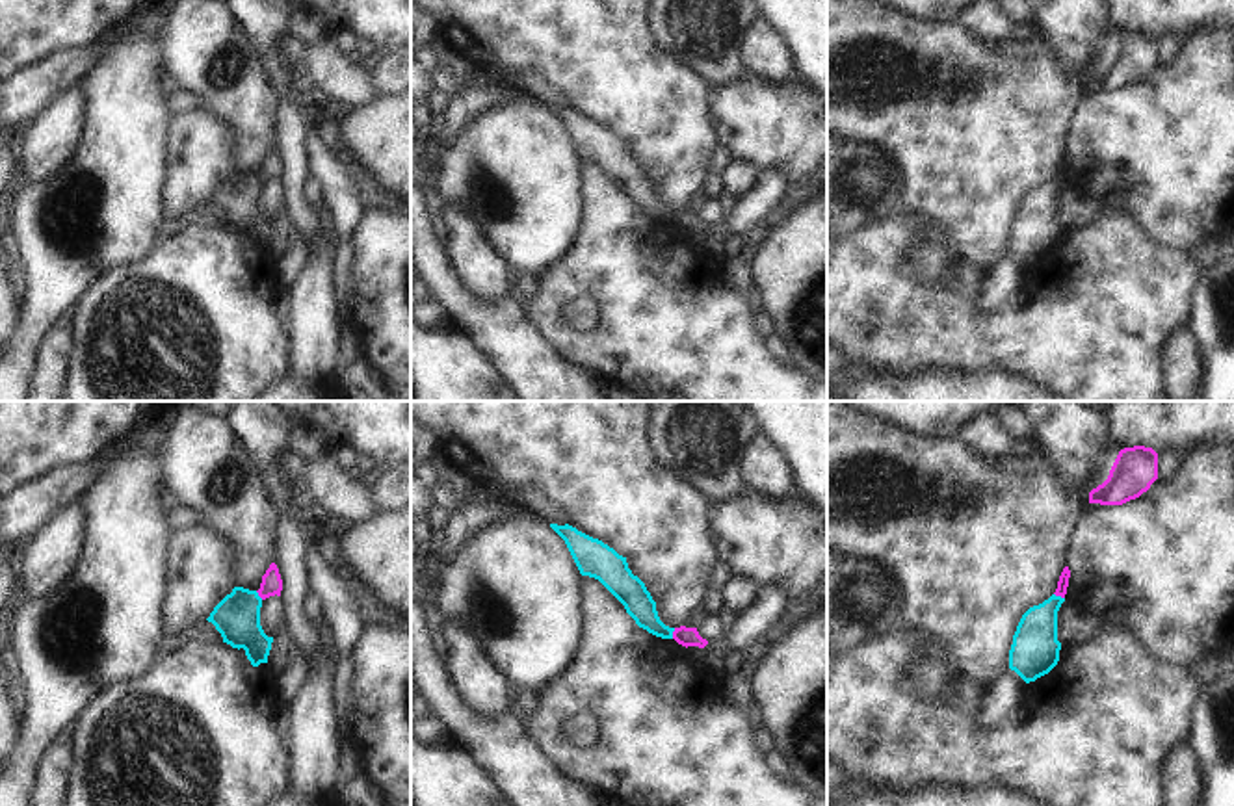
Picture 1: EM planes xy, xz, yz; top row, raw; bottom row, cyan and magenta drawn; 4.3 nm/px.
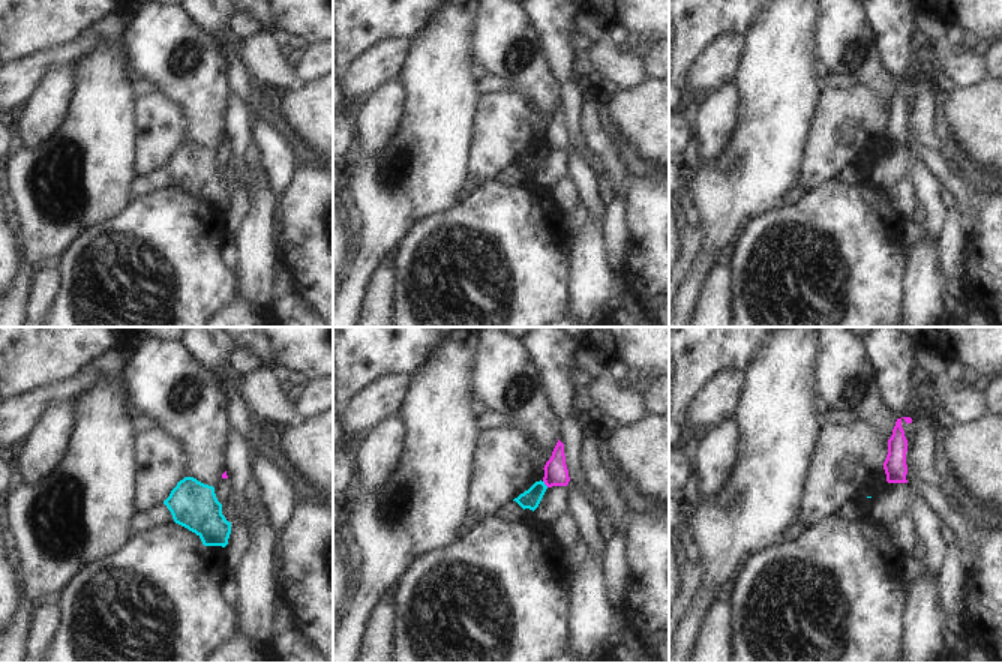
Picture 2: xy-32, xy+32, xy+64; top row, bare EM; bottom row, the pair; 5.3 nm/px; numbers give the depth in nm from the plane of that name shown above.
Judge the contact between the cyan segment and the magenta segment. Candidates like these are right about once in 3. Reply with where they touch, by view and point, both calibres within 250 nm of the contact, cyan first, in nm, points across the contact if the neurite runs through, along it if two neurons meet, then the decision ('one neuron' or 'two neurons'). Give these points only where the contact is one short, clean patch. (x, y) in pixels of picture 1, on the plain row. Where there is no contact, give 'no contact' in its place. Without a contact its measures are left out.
contact xz (671, 218); calibres 130 and 80 nm; border xz (675, 212), (671, 221); two neurons

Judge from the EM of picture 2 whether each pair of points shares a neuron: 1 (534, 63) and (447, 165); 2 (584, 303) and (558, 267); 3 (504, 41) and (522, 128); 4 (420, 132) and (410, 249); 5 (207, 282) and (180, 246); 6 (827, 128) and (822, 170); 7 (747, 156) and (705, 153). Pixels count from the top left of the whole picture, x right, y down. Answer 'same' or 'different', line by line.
1: different
2: different
3: different
4: different
5: same
6: same
7: different

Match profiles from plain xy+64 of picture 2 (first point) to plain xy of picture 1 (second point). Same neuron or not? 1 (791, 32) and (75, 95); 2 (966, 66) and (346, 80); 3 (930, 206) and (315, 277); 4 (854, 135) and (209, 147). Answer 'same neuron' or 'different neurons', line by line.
1: different neurons
2: same neuron
3: different neurons
4: same neuron

